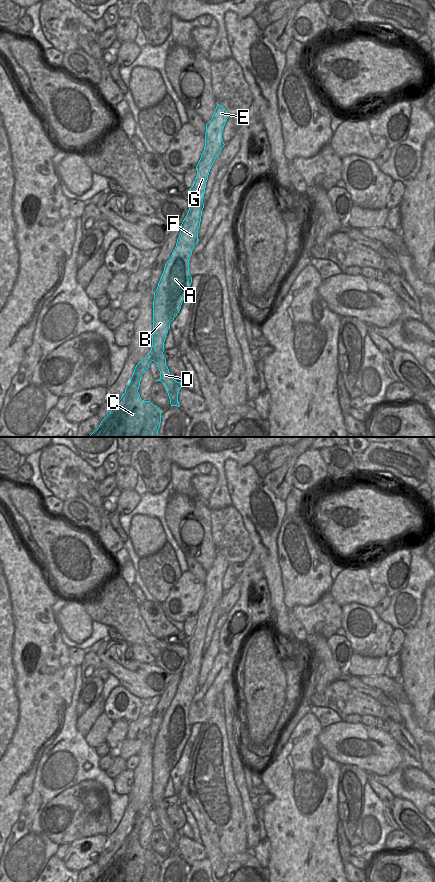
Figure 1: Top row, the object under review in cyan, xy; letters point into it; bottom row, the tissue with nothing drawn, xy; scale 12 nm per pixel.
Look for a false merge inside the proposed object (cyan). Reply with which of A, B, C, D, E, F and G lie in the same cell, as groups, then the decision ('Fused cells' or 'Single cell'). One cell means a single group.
Groups: A B D E F G / C. Fused cells

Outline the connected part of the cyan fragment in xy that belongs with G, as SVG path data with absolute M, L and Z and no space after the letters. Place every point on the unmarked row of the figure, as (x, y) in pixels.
M217 552L212 567L206 572L205 595L196 614L197 623L188 643L189 658L182 672L176 695L164 715L164 719L154 740L153 748L153 808L160 819L160 827L168 841L171 854L180 855L178 841L181 830L175 829L164 806L164 790L170 771L181 757L182 750L190 737L192 725L189 722L189 708L197 693L204 642L210 617L224 595L222 579L229 563L225 556Z

